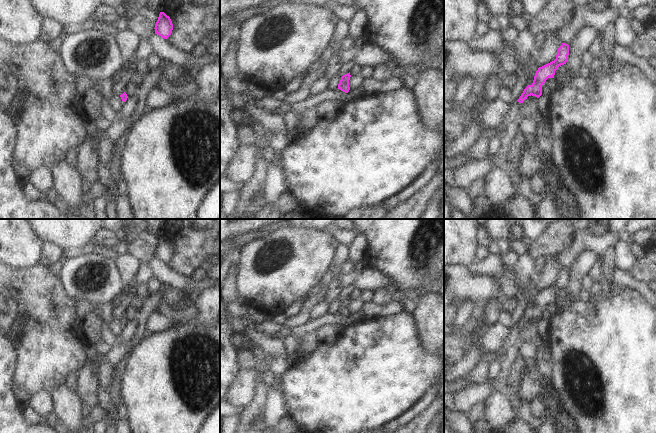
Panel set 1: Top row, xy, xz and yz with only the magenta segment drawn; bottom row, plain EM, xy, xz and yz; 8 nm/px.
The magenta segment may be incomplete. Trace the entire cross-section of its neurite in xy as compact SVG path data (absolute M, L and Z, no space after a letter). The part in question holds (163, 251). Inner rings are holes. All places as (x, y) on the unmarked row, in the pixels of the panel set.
M160 236L154 253L155 258L158 258L164 263L167 263L173 254L173 248L170 241L167 240L164 236Z

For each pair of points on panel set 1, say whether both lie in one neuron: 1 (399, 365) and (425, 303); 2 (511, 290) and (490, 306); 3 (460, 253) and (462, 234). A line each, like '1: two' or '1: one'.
1: two
2: one
3: one

